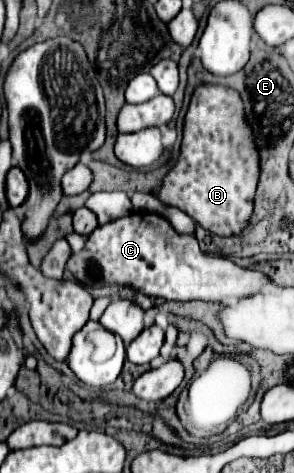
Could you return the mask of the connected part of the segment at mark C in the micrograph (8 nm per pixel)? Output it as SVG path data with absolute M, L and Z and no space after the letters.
M130 213L126 217L120 217L112 223L106 223L102 227L96 227L90 233L90 239L86 247L80 253L72 253L68 261L68 271L76 277L78 283L84 287L104 287L104 285L118 285L118 287L134 287L142 291L148 297L164 297L166 301L190 301L190 299L202 299L202 301L230 301L230 299L244 299L248 295L260 293L266 289L272 281L262 275L260 271L250 271L244 267L238 267L228 257L216 257L200 251L198 241L192 235L180 235L172 229L172 225L156 215L156 213Z

